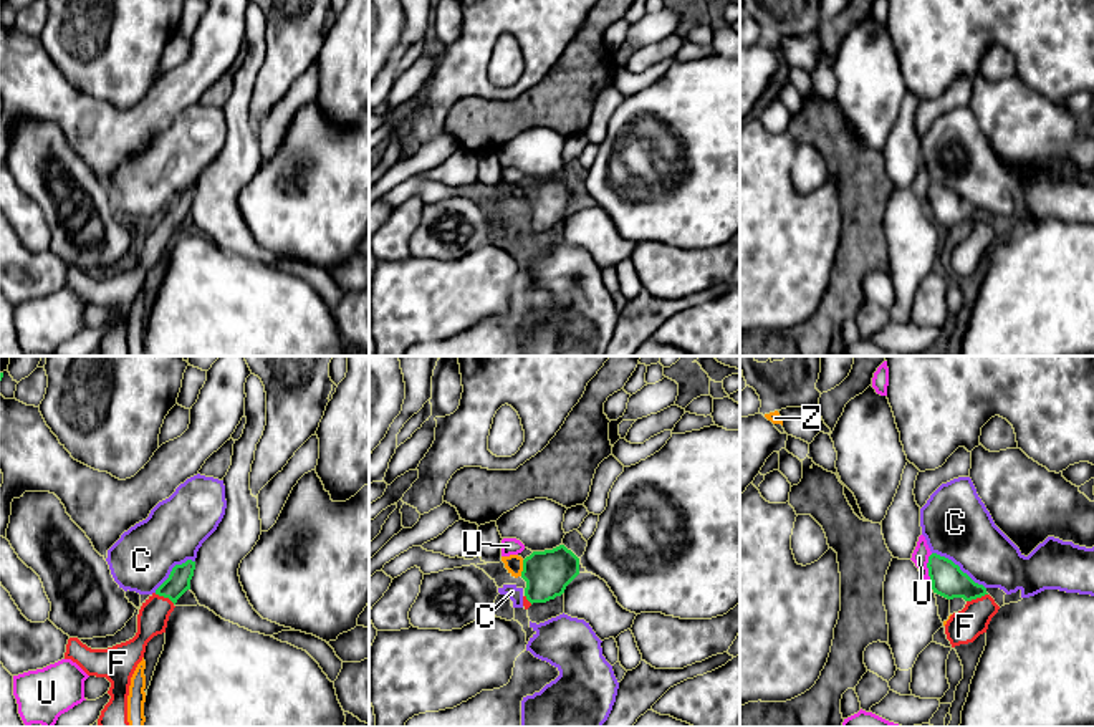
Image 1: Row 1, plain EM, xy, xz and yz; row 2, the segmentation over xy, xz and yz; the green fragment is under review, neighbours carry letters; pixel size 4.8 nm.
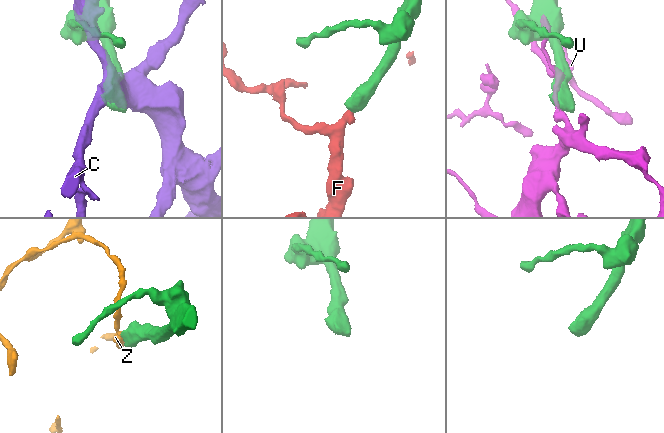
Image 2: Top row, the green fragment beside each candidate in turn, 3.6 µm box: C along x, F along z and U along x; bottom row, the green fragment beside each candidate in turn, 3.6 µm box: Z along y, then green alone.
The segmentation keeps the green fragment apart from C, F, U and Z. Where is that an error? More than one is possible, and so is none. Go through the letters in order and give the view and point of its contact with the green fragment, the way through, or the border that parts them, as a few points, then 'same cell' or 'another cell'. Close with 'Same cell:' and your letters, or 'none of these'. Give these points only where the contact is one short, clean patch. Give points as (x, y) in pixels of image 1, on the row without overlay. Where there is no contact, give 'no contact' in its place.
C: meets green in yz at (959, 196); another cell
F: meets green in yz at (977, 226); runs through yz (947, 209), (965, 216), (977, 226), (977, 244), (965, 255); same cell
U: meets green in yz at (929, 199); another cell
Z: meets green in xz at (523, 197); border along xz (523, 189), (520, 204); another cell
Same cell: F

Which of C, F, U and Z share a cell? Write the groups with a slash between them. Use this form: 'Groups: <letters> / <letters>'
Groups: C / F / U / Z

